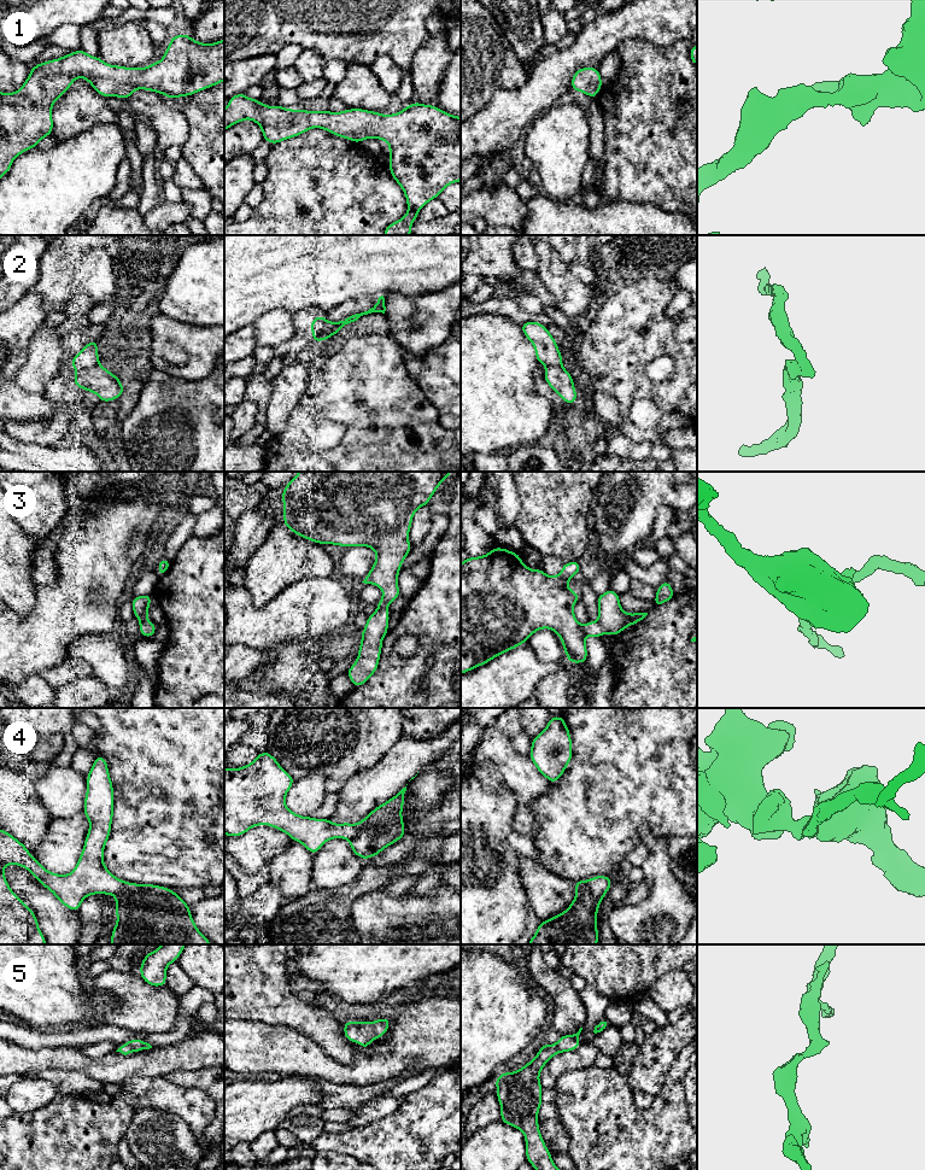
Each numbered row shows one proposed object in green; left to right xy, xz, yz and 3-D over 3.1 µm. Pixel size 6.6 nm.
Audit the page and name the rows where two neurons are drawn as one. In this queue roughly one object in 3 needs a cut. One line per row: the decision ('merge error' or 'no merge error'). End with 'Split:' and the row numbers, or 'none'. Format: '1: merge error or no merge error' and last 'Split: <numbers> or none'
1: no merge error
2: merge error
3: no merge error
4: merge error
5: no merge error
Split: 2, 4

